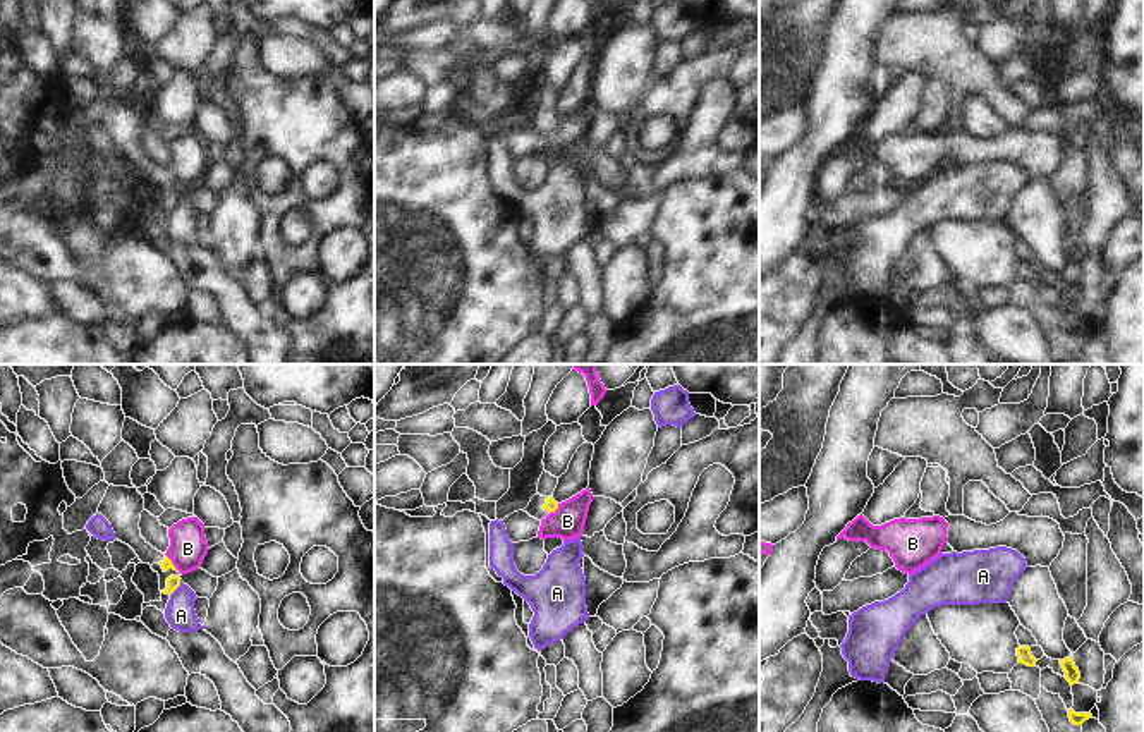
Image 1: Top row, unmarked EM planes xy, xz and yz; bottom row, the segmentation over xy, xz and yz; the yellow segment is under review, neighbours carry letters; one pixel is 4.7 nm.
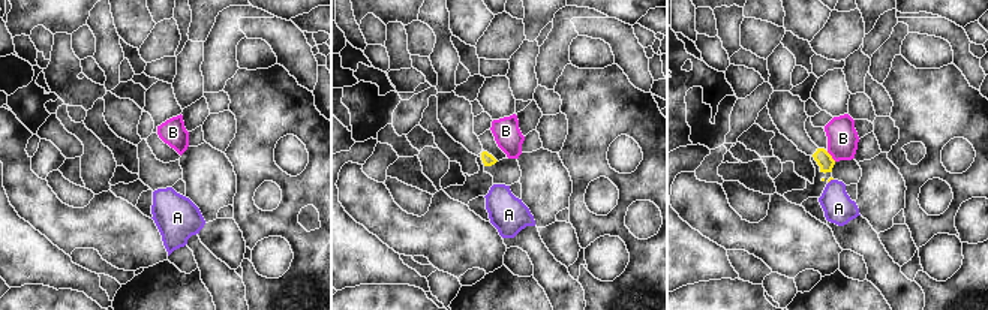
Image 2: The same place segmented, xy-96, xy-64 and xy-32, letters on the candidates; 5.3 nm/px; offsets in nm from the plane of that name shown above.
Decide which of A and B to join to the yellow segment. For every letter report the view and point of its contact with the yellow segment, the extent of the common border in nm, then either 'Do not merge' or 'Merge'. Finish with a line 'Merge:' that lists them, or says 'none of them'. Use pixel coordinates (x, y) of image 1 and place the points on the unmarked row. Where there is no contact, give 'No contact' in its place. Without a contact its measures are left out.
A: Touches yellow at xy (177, 201). Shared border 90 nm. Do not merge
B: Touches yellow at xy (170, 177). Shared border 110 nm. Do not merge
Merge: none of them

